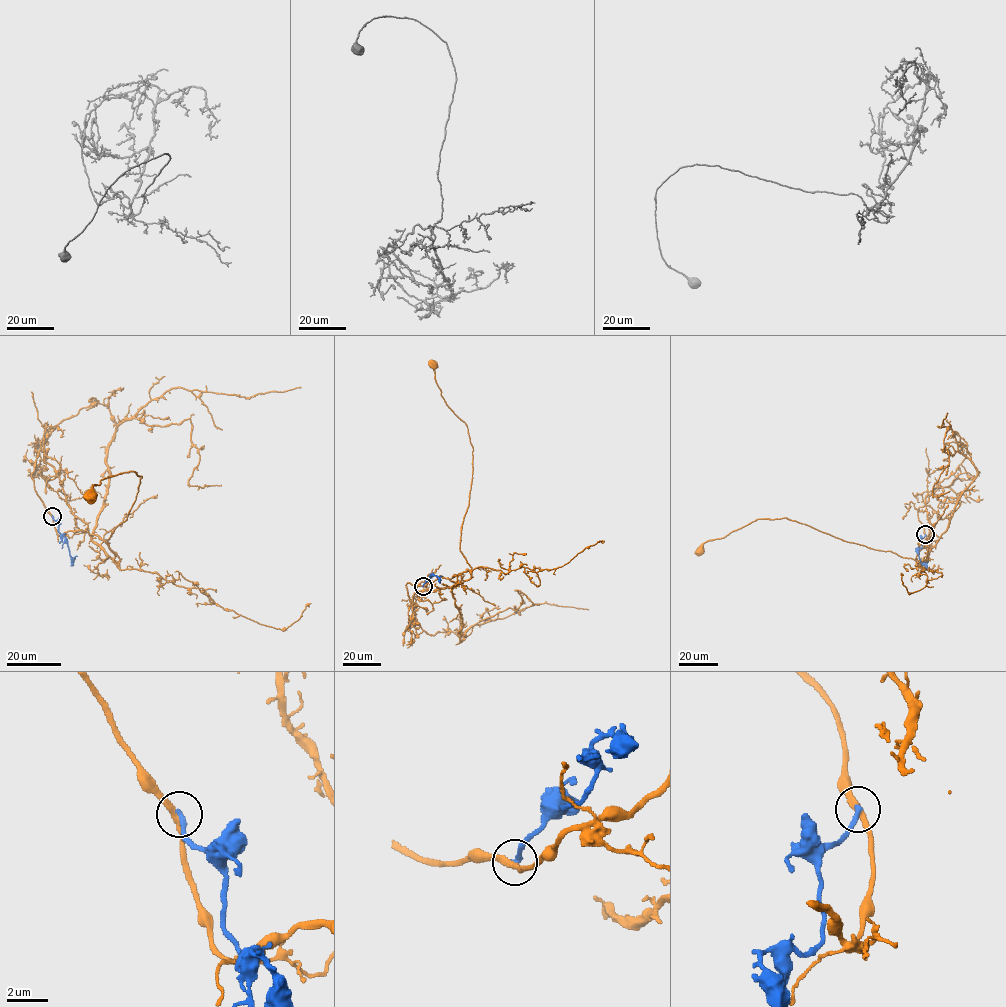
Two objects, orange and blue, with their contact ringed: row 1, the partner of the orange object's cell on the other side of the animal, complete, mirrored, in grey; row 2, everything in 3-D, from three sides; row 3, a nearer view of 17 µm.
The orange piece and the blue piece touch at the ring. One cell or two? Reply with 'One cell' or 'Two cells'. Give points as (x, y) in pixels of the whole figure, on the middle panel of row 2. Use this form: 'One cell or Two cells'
Two cells

